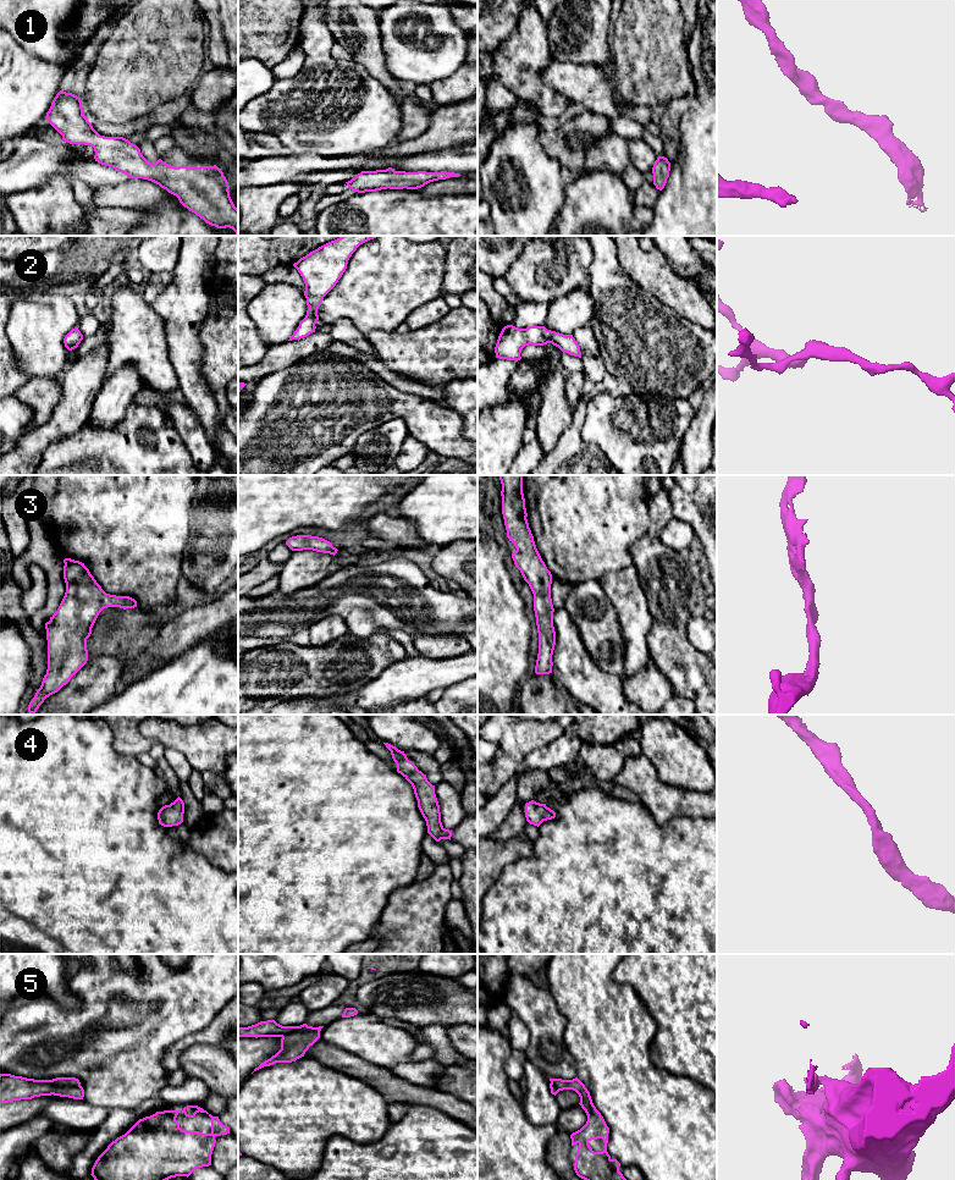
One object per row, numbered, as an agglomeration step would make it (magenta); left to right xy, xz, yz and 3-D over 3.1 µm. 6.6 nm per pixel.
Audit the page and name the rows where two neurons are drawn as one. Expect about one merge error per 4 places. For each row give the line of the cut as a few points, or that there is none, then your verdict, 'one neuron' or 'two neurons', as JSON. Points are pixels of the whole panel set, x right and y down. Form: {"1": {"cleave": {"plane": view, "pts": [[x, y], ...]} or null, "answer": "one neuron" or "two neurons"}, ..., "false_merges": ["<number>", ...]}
{"1": {"cleave": null, "answer": "one neuron"}, "2": {"cleave": null, "answer": "one neuron"}, "3": {"cleave": null, "answer": "one neuron"}, "4": {"cleave": null, "answer": "one neuron"}, "5": {"cleave": {"plane": "xy", "pts": [[50, 1080], [56, 1085], [79, 1085]]}, "answer": "two neurons"}, "false_merges": ["5"]}

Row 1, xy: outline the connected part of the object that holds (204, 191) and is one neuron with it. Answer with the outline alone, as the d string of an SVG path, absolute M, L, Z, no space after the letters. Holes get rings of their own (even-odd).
M60 90L54 98L49 111L46 112L50 125L62 136L62 140L70 144L84 144L94 148L94 159L101 165L112 167L129 178L143 178L159 184L169 193L176 195L180 203L189 211L198 215L206 224L217 228L232 228L238 236L238 209L230 197L230 186L221 169L214 166L171 166L159 159L156 162L149 162L140 149L123 137L100 136L83 115L81 98Z

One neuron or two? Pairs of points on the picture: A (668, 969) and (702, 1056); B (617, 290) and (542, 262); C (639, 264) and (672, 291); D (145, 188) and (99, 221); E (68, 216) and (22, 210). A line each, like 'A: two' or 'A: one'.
A: one
B: two
C: one
D: one
E: one

